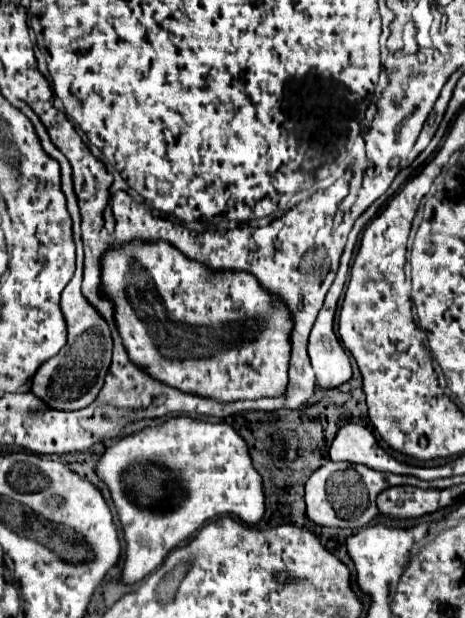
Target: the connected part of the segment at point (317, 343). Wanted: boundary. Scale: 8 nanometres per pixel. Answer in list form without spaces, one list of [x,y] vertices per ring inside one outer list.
[[[409,166],[400,170],[385,195],[376,200],[367,212],[363,212],[363,214],[359,216],[359,220],[357,220],[357,222],[355,222],[355,226],[353,226],[353,232],[349,234],[349,242],[347,242],[347,246],[345,246],[345,252],[343,252],[343,256],[341,256],[341,266],[339,266],[339,270],[337,270],[337,278],[335,278],[333,286],[331,286],[331,288],[329,288],[329,292],[327,292],[325,304],[323,304],[323,308],[321,308],[321,312],[319,312],[319,316],[317,316],[315,324],[313,324],[311,336],[309,336],[309,358],[311,358],[313,370],[315,370],[315,374],[317,374],[317,384],[319,384],[321,388],[325,388],[325,390],[337,388],[337,386],[345,384],[345,382],[353,376],[349,356],[345,354],[343,346],[339,344],[339,340],[337,340],[337,336],[335,336],[335,332],[333,332],[333,324],[335,324],[335,312],[337,312],[339,296],[341,296],[341,292],[343,292],[343,288],[345,288],[346,282],[349,278],[351,256],[353,256],[353,248],[355,248],[357,236],[359,236],[360,232],[366,227],[367,222],[369,222],[373,216],[378,214],[383,202],[392,197],[406,183],[412,173],[413,169]]]

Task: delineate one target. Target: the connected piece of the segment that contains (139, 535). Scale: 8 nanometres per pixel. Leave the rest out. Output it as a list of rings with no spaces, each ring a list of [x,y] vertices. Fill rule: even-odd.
[[[181,416],[181,418],[167,420],[163,426],[157,426],[157,428],[153,428],[153,426],[145,428],[139,434],[131,434],[131,436],[119,440],[115,446],[111,446],[103,454],[103,458],[99,460],[97,474],[111,490],[111,498],[115,502],[121,528],[125,532],[127,560],[125,560],[125,568],[123,568],[123,582],[127,582],[127,584],[139,582],[141,578],[151,574],[153,568],[159,568],[163,564],[163,560],[167,558],[167,554],[175,546],[179,546],[181,542],[191,538],[205,522],[221,518],[225,514],[231,514],[231,516],[237,516],[239,520],[243,520],[247,524],[259,524],[263,514],[265,514],[265,494],[263,494],[263,484],[261,484],[263,480],[251,464],[245,440],[225,422],[213,424],[213,422],[191,420],[191,418]],[[135,464],[139,464],[139,466],[163,466],[167,472],[165,480],[177,480],[179,482],[179,486],[183,490],[183,500],[173,510],[167,510],[163,514],[159,514],[157,510],[143,510],[135,502],[127,502],[127,500],[135,500],[133,496],[129,496],[129,492],[125,488],[125,478],[133,470]]]

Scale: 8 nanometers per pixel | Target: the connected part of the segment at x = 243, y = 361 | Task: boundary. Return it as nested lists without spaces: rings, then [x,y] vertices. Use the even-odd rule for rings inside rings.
[[[131,240],[109,248],[101,256],[101,296],[113,304],[115,324],[129,360],[151,378],[221,404],[285,394],[293,316],[289,306],[265,290],[253,274],[237,270],[213,272],[165,240],[153,240],[149,244]]]

